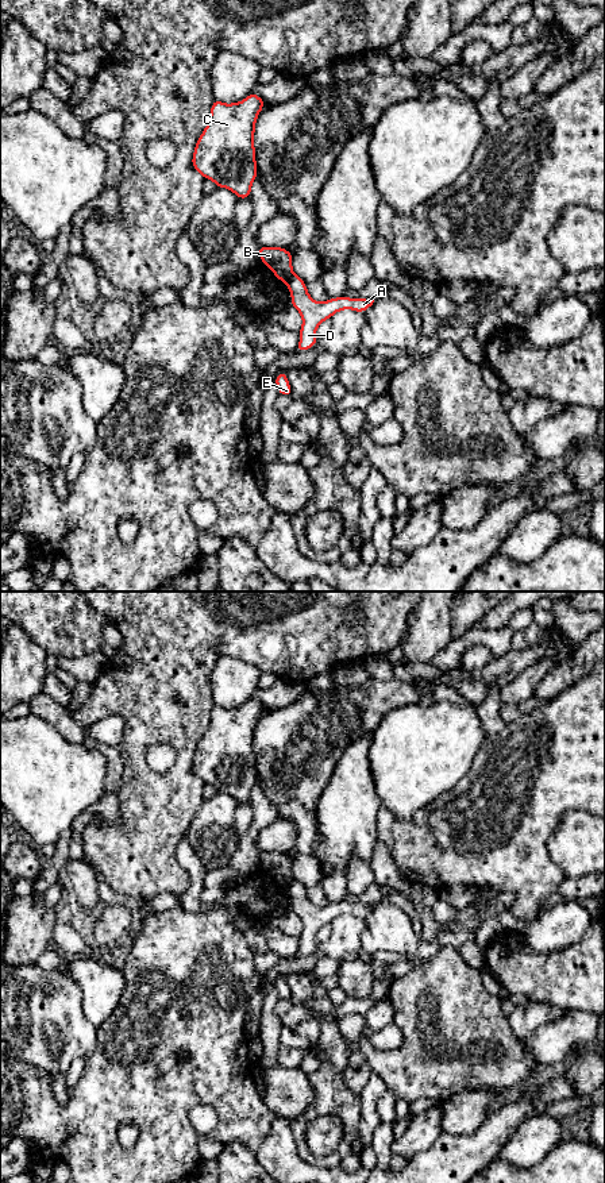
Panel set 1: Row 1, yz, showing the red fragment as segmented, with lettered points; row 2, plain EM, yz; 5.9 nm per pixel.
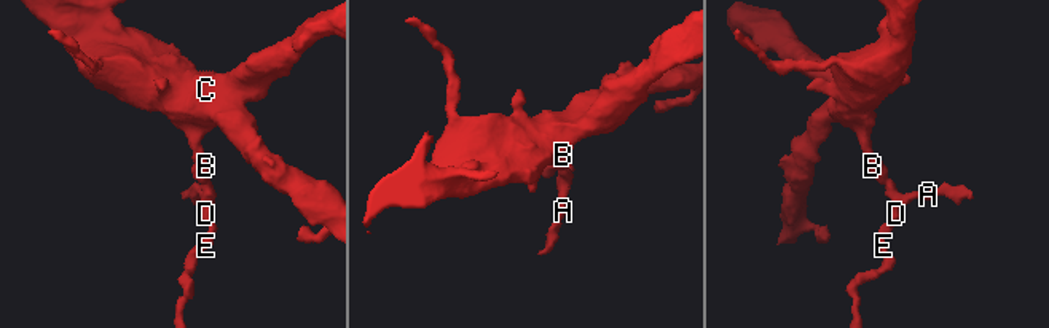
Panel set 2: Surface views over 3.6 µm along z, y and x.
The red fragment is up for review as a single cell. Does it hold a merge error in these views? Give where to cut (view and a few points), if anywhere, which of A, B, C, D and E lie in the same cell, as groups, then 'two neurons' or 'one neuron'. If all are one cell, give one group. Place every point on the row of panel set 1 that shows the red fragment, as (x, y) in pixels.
cut in yz along (293, 274), (286, 284); A D E / B C; two neurons

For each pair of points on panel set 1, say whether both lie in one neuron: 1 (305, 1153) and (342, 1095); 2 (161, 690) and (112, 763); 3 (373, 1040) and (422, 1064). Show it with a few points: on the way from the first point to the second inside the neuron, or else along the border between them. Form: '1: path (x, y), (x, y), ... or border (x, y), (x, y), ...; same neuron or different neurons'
1: path (301, 1136), (301, 1124), (324, 1102); same neuron
2: border (116, 748), (123, 765), (122, 783); different neurons
3: border (403, 1033), (393, 1049), (363, 1039); different neurons

